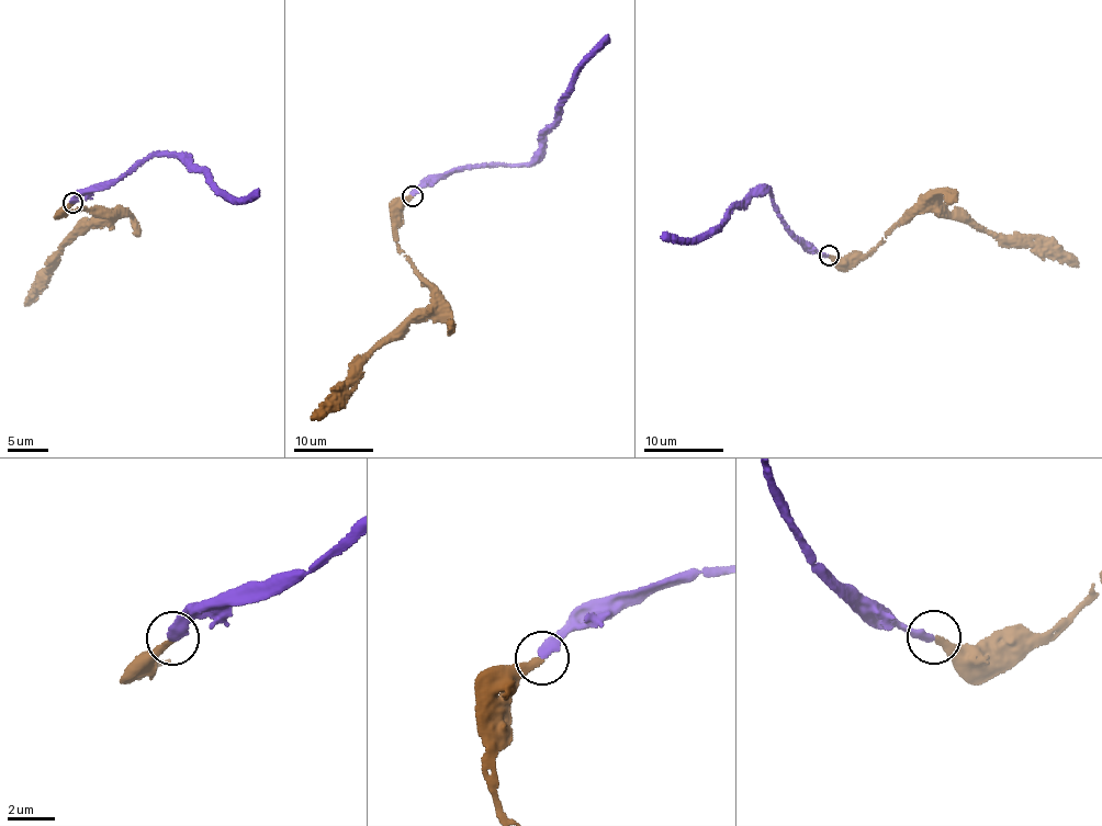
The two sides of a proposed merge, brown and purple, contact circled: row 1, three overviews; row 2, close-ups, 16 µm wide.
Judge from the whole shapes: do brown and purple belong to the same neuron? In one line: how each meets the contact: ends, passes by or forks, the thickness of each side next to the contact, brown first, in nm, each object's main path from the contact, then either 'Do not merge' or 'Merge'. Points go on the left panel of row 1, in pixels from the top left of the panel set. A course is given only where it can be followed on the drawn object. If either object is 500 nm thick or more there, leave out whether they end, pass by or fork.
At the ring brown ends. At the ring purple ends. Thickness 280 nm (brown) against 320 nm. Course of brown: (74, 204), (64, 215), (83, 208), (109, 218), (68, 239), (25, 305). Course of purple: (72, 203), (154, 156), (175, 154), (203, 172), (217, 189), (238, 199), (258, 193). Merge

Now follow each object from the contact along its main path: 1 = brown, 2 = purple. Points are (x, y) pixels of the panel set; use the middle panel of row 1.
1: (413, 196), (400, 215), (396, 245), (433, 292), (430, 304), (415, 309), (361, 365), (338, 402), (311, 418)
2: (413, 195), (450, 172), (533, 159), (585, 60), (608, 34)

